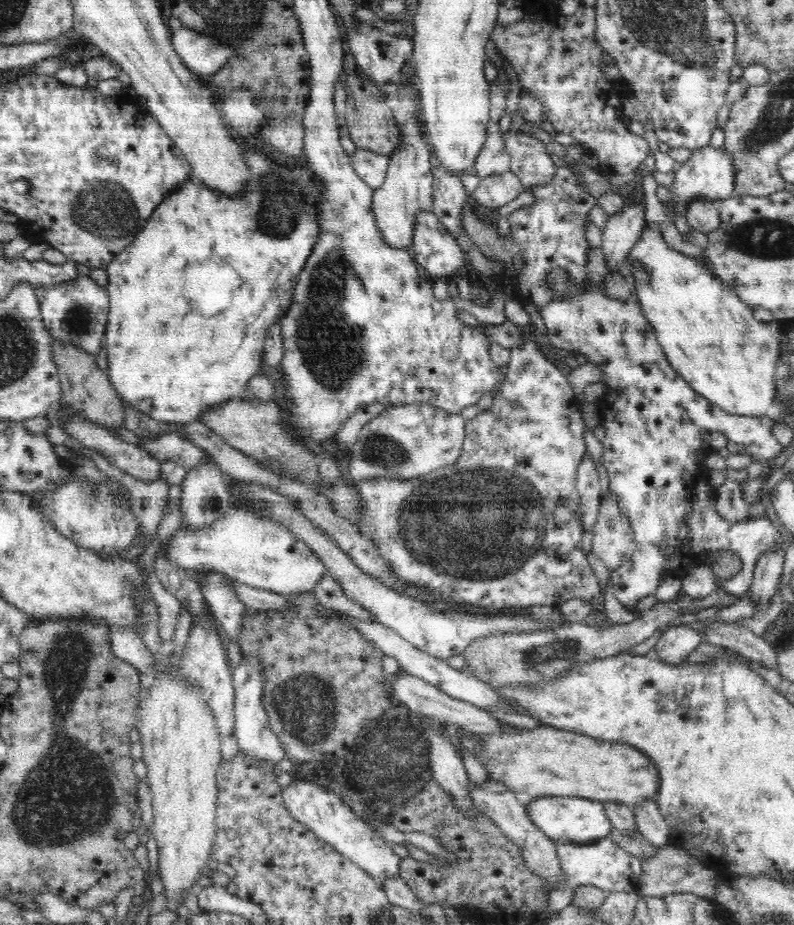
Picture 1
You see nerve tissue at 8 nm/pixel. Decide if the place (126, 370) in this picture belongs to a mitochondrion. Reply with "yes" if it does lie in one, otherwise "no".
no

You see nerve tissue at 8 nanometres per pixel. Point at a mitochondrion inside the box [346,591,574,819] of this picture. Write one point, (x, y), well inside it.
(401, 743)

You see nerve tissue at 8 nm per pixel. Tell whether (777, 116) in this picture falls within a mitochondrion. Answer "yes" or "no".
yes

